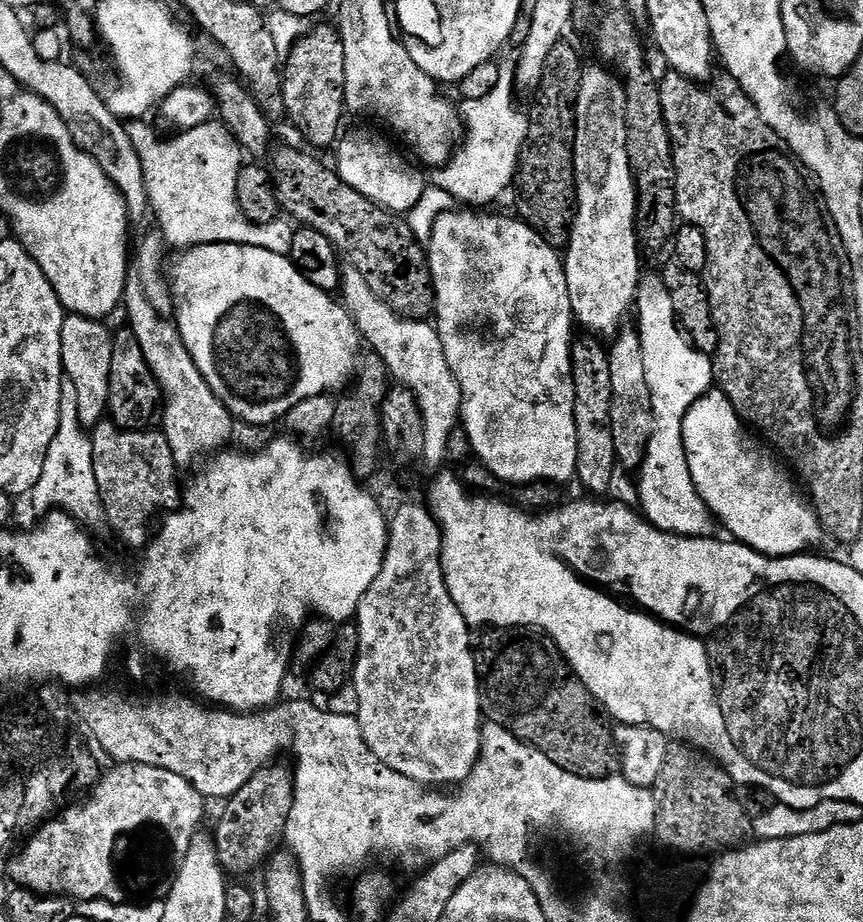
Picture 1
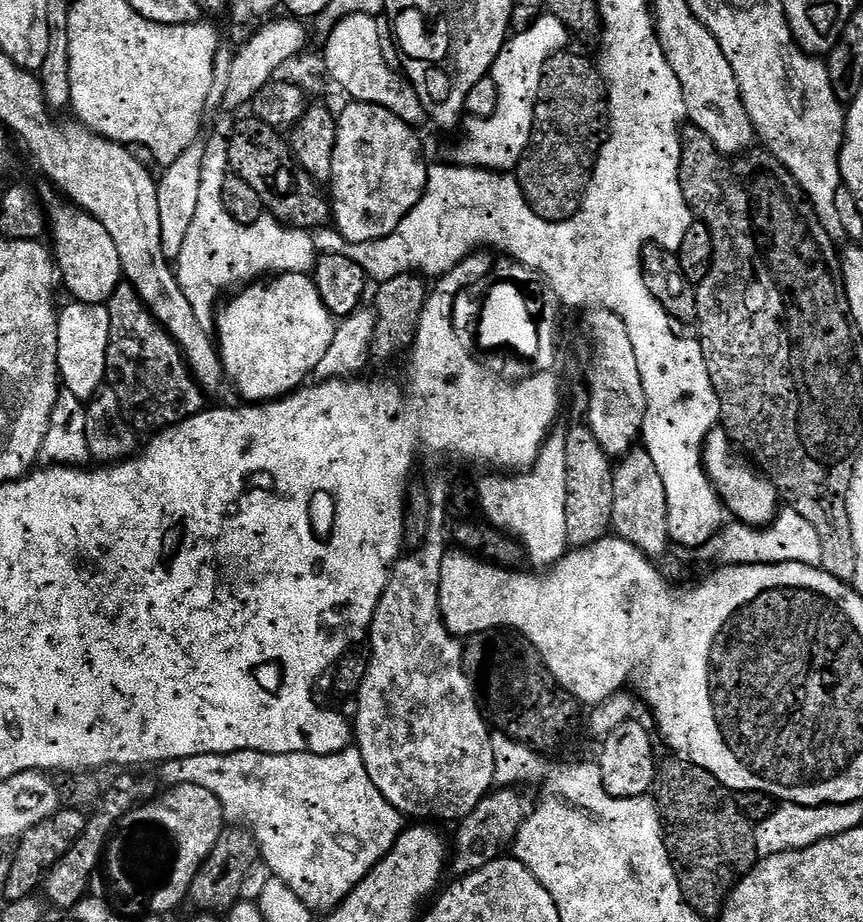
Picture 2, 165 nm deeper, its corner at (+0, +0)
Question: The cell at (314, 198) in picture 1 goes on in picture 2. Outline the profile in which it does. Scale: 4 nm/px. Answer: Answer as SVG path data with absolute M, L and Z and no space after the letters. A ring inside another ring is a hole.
M255 118L240 120L236 124L236 129L232 132L232 137L227 137L229 150L229 169L235 175L241 176L245 182L262 198L264 211L269 216L280 220L282 224L293 228L302 228L305 230L315 230L323 228L333 219L333 211L330 207L330 200L327 195L322 193L321 185L312 179L306 170L300 168L300 163L292 156L292 150L287 139L284 140L277 129L271 128L266 122Z

